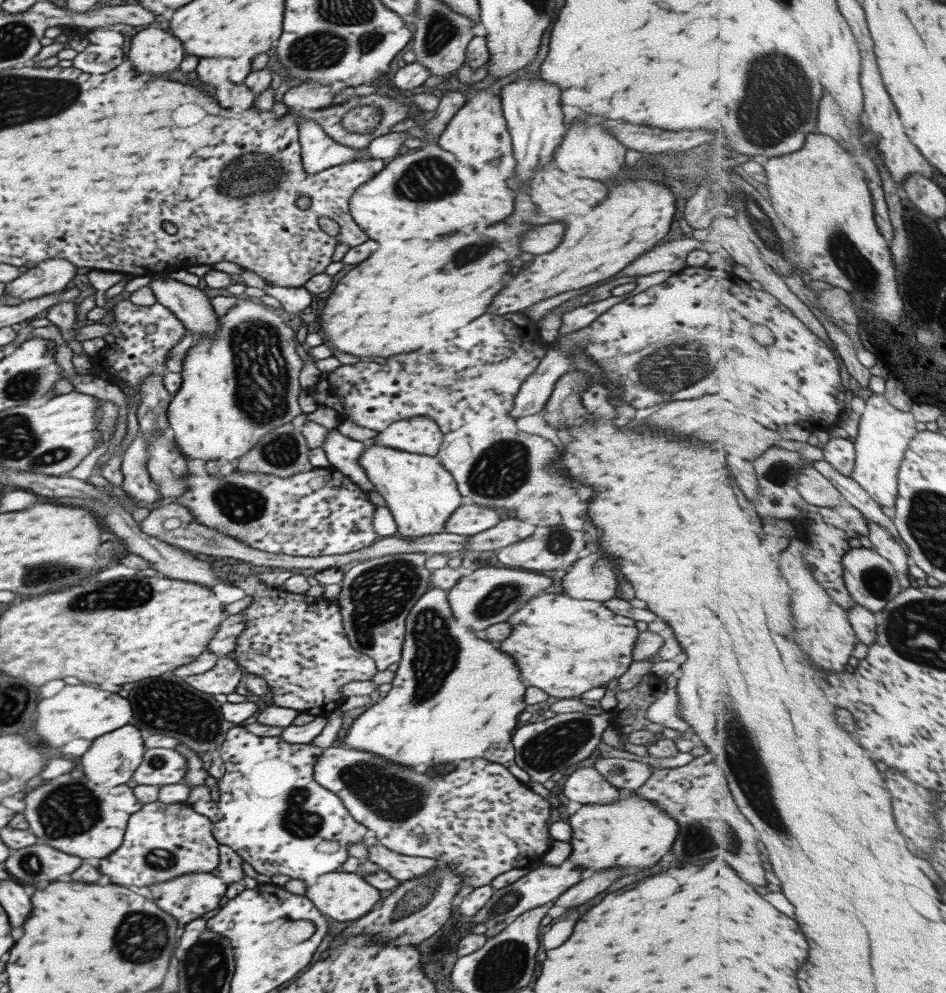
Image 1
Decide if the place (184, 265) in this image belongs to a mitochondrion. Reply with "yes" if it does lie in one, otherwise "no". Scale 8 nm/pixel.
no

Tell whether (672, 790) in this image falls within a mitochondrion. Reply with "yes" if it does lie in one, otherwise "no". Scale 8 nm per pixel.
no

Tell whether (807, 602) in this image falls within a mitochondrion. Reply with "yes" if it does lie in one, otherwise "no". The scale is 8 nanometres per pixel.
no

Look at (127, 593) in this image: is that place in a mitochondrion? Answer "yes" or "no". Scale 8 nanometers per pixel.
yes

